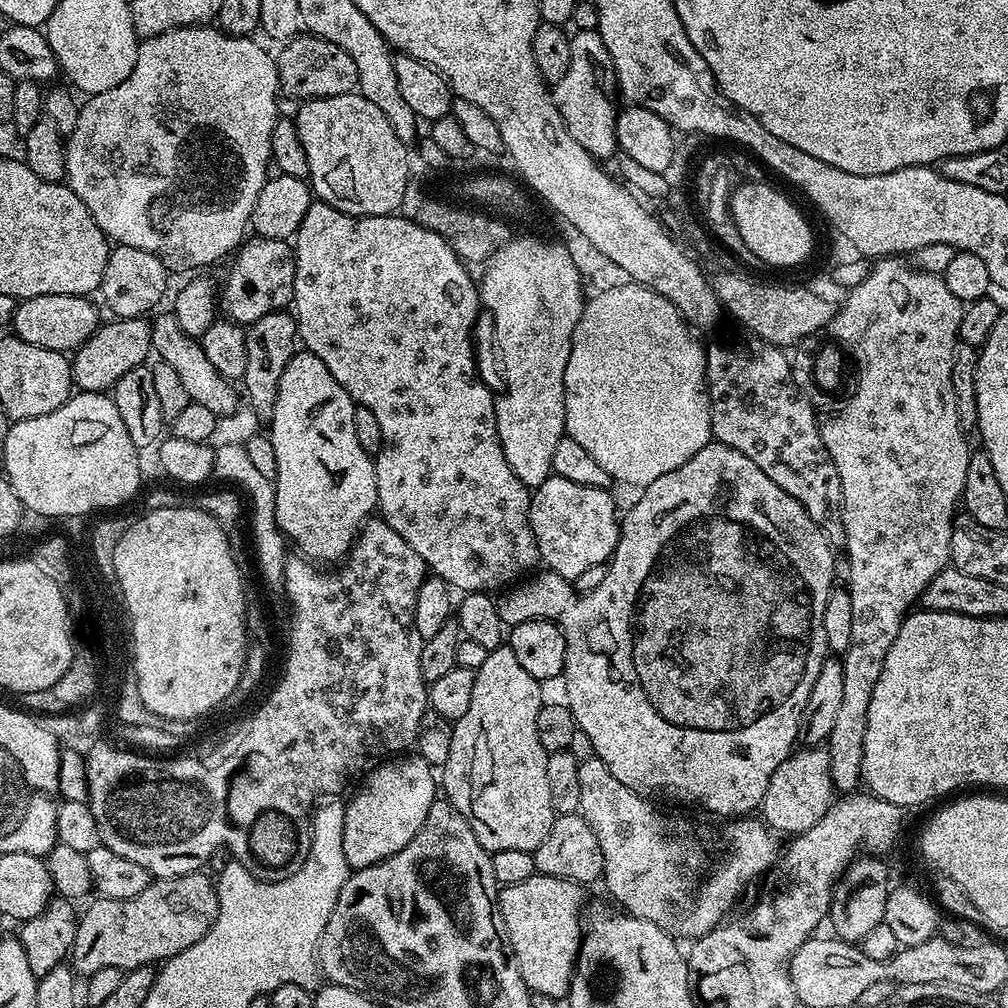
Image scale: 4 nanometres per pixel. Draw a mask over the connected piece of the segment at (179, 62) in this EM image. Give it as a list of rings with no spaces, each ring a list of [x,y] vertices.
[[[194,24],[190,28],[175,28],[174,30],[166,30],[157,36],[150,36],[139,41],[140,49],[138,50],[138,58],[134,62],[134,70],[130,70],[130,78],[126,78],[126,82],[122,82],[122,86],[118,86],[114,90],[106,90],[97,96],[87,97],[83,101],[80,113],[78,114],[78,126],[74,126],[74,134],[66,137],[64,146],[64,157],[66,158],[66,183],[69,188],[74,190],[74,194],[78,194],[78,198],[82,198],[82,202],[86,202],[86,210],[90,210],[90,214],[94,218],[94,222],[98,222],[98,226],[108,237],[109,241],[116,244],[125,244],[126,246],[138,246],[138,250],[146,250],[150,254],[158,257],[169,270],[176,268],[196,268],[192,270],[204,270],[207,264],[216,264],[224,255],[235,253],[245,239],[252,222],[252,211],[254,204],[258,199],[259,191],[262,190],[264,183],[270,176],[270,161],[272,158],[272,131],[278,119],[276,113],[276,95],[281,95],[282,89],[280,79],[278,78],[278,70],[276,69],[276,61],[273,53],[268,53],[262,45],[252,36],[230,36],[227,32],[216,26],[205,26],[203,24]]]

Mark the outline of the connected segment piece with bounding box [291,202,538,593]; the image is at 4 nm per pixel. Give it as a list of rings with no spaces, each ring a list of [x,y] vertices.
[[[313,202],[306,211],[306,216],[294,235],[294,251],[296,273],[291,307],[296,317],[299,343],[307,351],[322,358],[322,362],[326,362],[326,370],[330,370],[330,374],[338,378],[338,382],[351,394],[359,407],[370,410],[370,414],[378,418],[378,426],[382,430],[384,444],[374,456],[379,515],[406,541],[406,546],[410,546],[410,550],[414,550],[414,554],[422,558],[425,569],[431,575],[442,577],[449,589],[460,588],[461,593],[491,593],[492,588],[503,589],[531,573],[537,567],[535,564],[538,564],[536,539],[528,517],[532,497],[518,474],[510,470],[506,454],[502,454],[496,425],[496,400],[491,390],[480,381],[480,372],[476,369],[475,358],[472,357],[472,327],[476,324],[476,315],[482,312],[482,305],[477,281],[472,281],[472,276],[468,273],[471,271],[464,261],[456,257],[456,252],[437,232],[426,230],[402,215],[351,216],[323,202]]]

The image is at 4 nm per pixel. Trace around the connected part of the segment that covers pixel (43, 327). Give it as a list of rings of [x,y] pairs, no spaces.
[[[42,294],[29,300],[21,300],[12,316],[11,331],[34,346],[71,353],[81,348],[96,333],[96,329],[101,327],[100,312],[92,302],[87,296],[70,294]]]

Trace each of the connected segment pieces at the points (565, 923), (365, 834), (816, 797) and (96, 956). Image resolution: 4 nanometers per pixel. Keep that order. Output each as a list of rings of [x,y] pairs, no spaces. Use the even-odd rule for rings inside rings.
[[[539,874],[526,878],[526,882],[517,882],[515,886],[503,886],[499,889],[500,917],[506,926],[508,941],[522,974],[522,982],[529,992],[557,998],[567,997],[568,987],[572,985],[572,974],[576,971],[576,953],[580,950],[582,939],[580,911],[584,908],[584,892],[586,888],[583,884]]]
[[[404,754],[399,758],[388,758],[377,763],[359,781],[360,789],[353,794],[352,801],[344,804],[342,850],[346,854],[349,869],[374,866],[398,854],[398,850],[402,850],[402,846],[406,846],[410,838],[414,838],[414,834],[422,830],[422,822],[426,822],[426,814],[430,814],[430,806],[438,799],[438,776],[432,772],[435,772],[433,765],[427,764],[419,754]]]
[[[820,746],[804,750],[808,752],[800,751],[793,751],[792,755],[786,758],[786,762],[782,762],[778,770],[774,770],[774,778],[770,778],[770,786],[766,786],[762,819],[776,834],[799,834],[810,830],[810,826],[814,826],[818,818],[826,815],[834,803],[830,758],[827,751]]]
[[[199,871],[156,878],[142,894],[125,900],[96,898],[85,912],[83,909],[79,913],[76,921],[76,937],[70,953],[72,971],[87,978],[106,966],[125,970],[143,968],[194,946],[212,929],[219,910],[213,877],[204,875]]]

